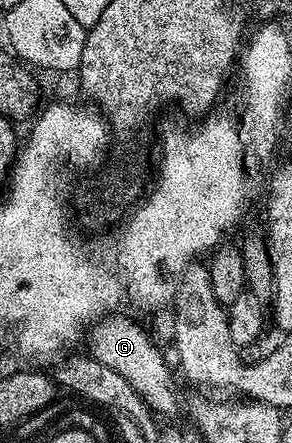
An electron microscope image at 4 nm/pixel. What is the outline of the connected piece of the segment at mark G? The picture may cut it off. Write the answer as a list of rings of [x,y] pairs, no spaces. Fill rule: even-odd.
[[[111,313],[99,318],[98,322],[89,328],[88,343],[89,339],[89,354],[93,355],[95,359],[100,360],[104,365],[108,365],[108,369],[120,373],[120,377],[124,377],[124,381],[128,381],[128,385],[132,385],[132,389],[136,389],[136,393],[146,402],[155,416],[162,417],[162,415],[174,415],[177,413],[178,387],[174,384],[175,372],[167,365],[166,358],[162,356],[162,347],[155,346],[150,341],[149,335],[140,324],[133,323],[126,316],[126,313]]]

